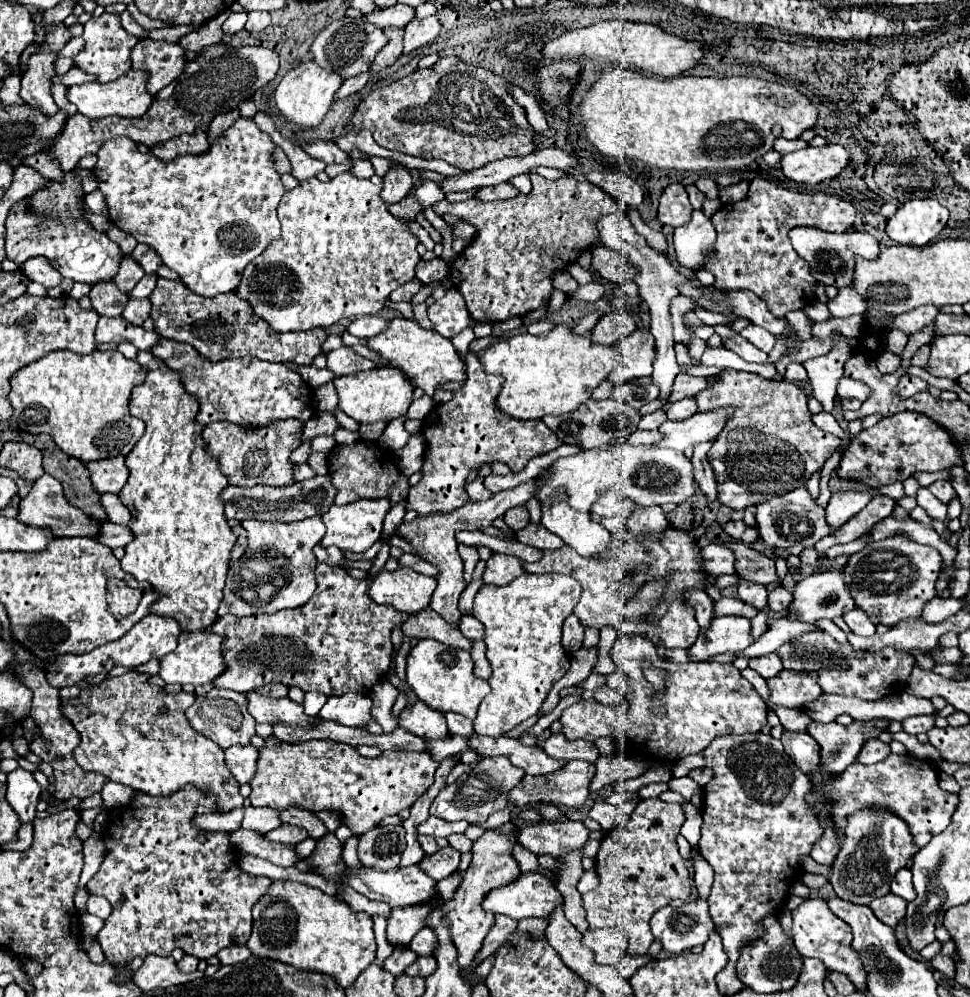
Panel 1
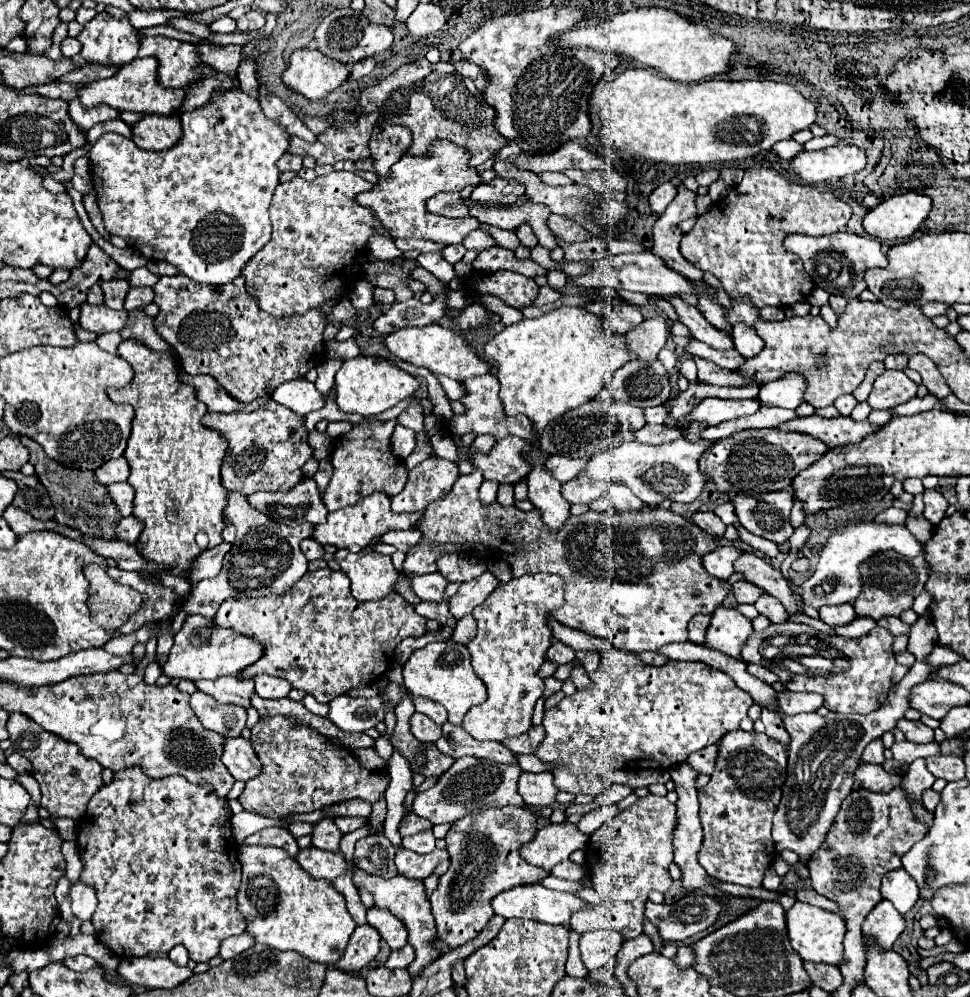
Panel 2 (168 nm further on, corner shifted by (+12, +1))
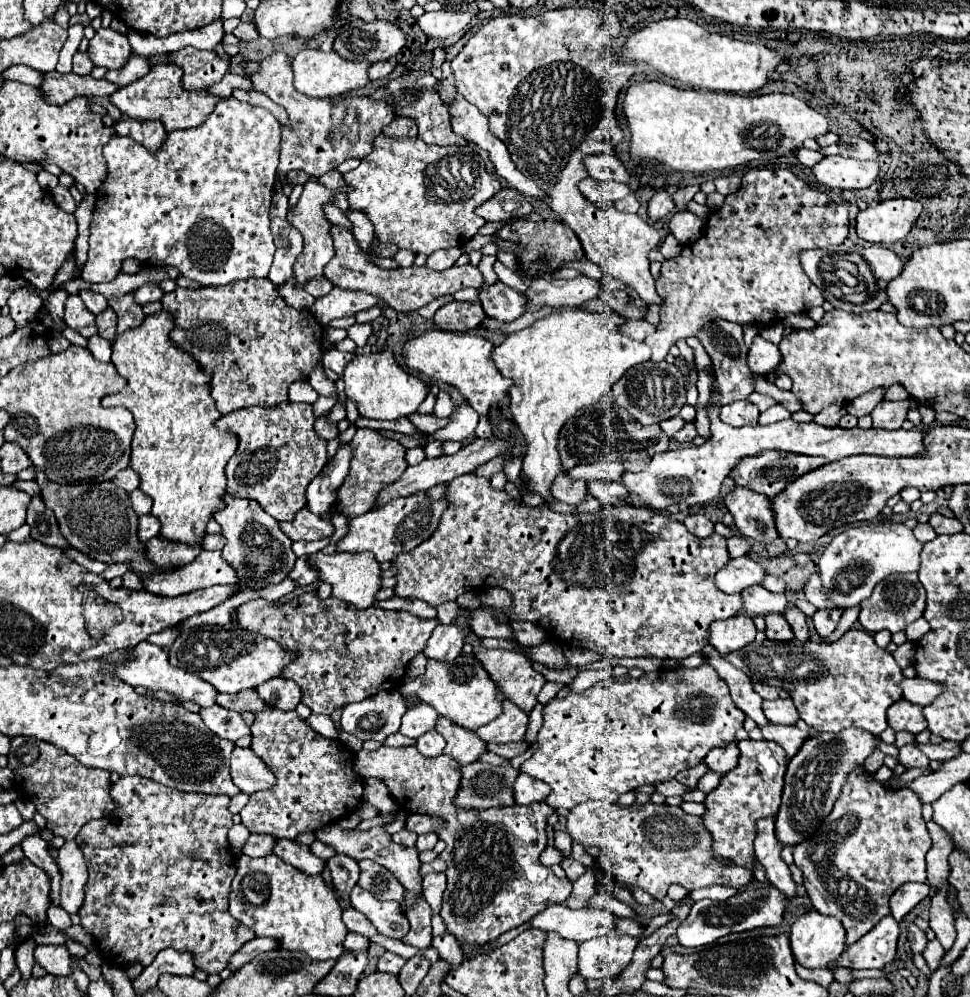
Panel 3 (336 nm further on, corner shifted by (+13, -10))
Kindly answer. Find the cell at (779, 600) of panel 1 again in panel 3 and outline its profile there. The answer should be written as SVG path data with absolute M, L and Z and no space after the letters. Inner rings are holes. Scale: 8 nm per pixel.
M779 613L765 615L765 623L767 623L767 629L765 629L767 639L773 639L773 641L791 641L793 639L793 631L783 615L779 615Z

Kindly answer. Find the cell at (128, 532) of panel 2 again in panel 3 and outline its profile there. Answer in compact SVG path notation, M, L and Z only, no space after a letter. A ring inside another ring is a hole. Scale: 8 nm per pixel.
M145 515L139 519L139 537L143 539L143 543L157 537L159 529L161 529L161 523L157 519L151 519L151 515Z

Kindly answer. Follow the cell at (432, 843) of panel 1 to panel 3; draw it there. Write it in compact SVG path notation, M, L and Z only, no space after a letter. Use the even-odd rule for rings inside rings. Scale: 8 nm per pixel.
M425 833L425 835L419 835L419 839L417 839L417 843L415 843L415 847L417 847L417 851L421 853L421 851L429 851L429 849L433 849L435 847L435 843L439 841L439 837L435 835L435 833Z

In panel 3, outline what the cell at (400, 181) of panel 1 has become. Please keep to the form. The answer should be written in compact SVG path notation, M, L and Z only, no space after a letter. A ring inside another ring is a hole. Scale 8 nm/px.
M393 119L381 133L391 139L413 139L417 137L417 125L413 119Z

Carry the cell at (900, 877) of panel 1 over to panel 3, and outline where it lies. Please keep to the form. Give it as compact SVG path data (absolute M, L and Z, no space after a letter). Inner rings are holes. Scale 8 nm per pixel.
M905 883L903 887L899 887L889 899L893 919L901 921L927 895L929 895L929 885L927 883Z

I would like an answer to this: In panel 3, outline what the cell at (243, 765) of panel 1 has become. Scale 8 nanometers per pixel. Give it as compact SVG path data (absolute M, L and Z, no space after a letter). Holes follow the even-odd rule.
M235 747L231 755L231 779L233 783L247 795L269 789L275 783L273 773L267 769L265 763L247 747Z

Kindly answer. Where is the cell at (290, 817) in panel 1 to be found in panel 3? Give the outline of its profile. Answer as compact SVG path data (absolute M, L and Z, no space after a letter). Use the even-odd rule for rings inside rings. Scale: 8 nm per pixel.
M333 855L331 859L327 859L327 867L331 871L335 889L341 893L343 903L349 903L349 893L355 887L357 879L359 879L359 865L355 859L349 859L347 855Z

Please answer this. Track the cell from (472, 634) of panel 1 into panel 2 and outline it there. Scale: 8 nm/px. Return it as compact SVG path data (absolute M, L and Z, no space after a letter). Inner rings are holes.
M422 600L418 606L414 606L414 610L424 618L434 618L440 624L456 626L456 620L448 612L448 602L426 602L426 600Z

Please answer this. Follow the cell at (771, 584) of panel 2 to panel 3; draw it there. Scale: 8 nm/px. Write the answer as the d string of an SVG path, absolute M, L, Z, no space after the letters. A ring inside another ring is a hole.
M789 605L783 613L783 617L787 619L787 623L791 625L795 637L799 641L809 641L809 629L807 629L807 623L805 623L805 615L795 607L795 605Z

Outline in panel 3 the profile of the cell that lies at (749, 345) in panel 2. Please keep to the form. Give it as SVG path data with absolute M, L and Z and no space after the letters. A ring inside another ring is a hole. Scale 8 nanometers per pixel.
M757 335L747 353L749 369L757 375L765 375L767 371L773 371L779 365L779 361L781 361L781 353L779 353L777 345L773 345L771 341Z

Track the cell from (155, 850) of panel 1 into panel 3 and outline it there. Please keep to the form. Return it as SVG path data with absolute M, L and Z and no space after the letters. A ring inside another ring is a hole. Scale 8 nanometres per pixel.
M133 775L121 777L111 785L111 799L115 803L113 815L109 819L85 823L75 837L89 871L85 903L79 915L83 929L93 935L97 953L105 963L111 959L111 963L119 967L131 963L147 967L159 951L173 947L189 951L193 955L195 969L209 975L221 973L227 967L229 957L243 943L255 937L253 931L229 915L229 893L237 861L227 839L227 833L233 827L233 815L227 809L229 797L183 793Z

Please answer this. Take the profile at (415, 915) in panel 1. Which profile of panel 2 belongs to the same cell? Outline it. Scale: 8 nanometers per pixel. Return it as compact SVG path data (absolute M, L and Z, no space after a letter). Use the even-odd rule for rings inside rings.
M358 926L354 934L350 936L350 942L340 956L340 960L334 964L334 968L342 972L362 972L378 954L380 948L380 936L374 932L374 928Z

